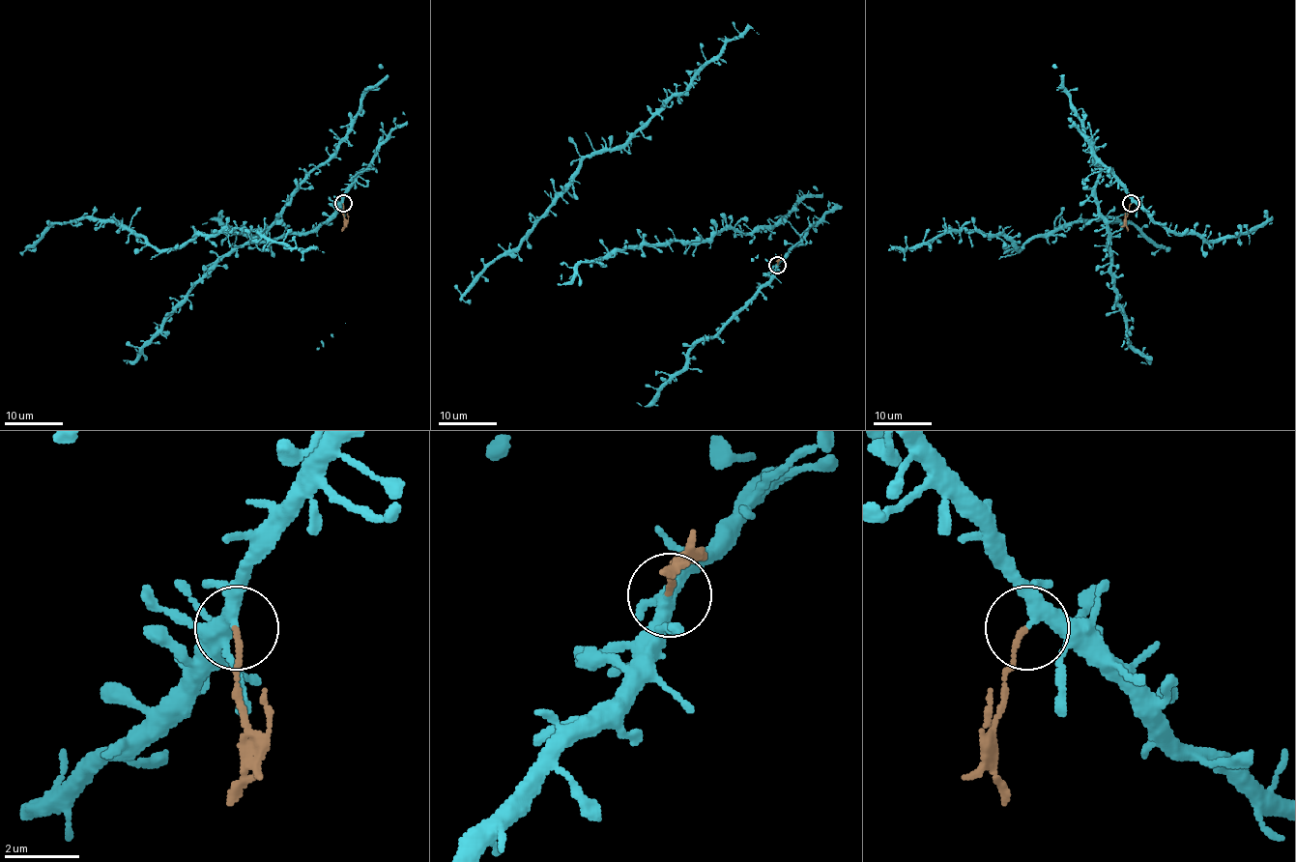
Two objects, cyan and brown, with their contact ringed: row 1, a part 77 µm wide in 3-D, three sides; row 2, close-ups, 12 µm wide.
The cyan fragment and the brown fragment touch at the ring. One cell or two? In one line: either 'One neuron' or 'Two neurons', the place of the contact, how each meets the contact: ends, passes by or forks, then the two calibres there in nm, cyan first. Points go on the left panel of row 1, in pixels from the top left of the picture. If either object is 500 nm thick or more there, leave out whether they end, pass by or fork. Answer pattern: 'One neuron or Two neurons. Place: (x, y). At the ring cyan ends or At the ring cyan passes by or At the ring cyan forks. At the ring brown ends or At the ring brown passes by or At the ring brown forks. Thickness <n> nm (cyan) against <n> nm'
Two neurons. Place: (343, 203). At the ring cyan passes by. At the ring brown ends. Thickness 320 nm (cyan) against 120 nm

